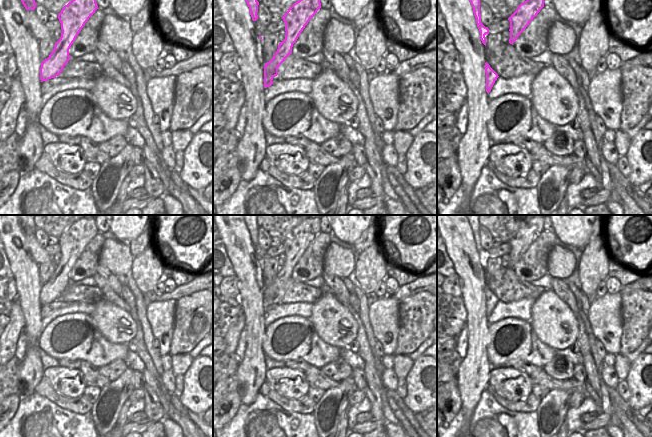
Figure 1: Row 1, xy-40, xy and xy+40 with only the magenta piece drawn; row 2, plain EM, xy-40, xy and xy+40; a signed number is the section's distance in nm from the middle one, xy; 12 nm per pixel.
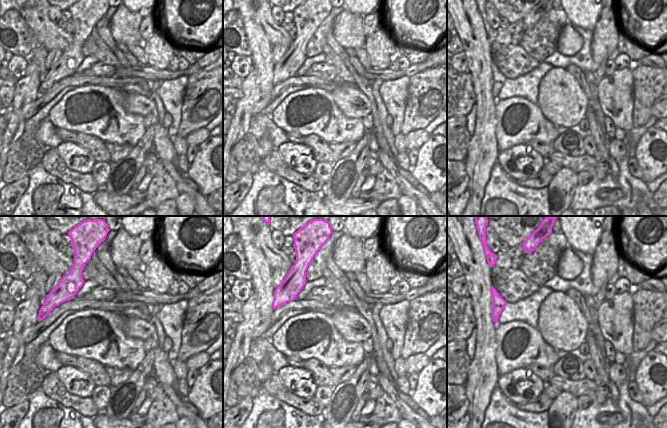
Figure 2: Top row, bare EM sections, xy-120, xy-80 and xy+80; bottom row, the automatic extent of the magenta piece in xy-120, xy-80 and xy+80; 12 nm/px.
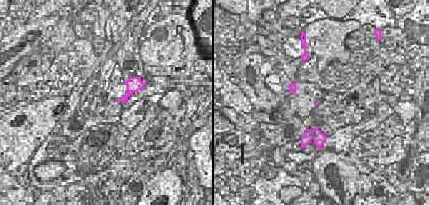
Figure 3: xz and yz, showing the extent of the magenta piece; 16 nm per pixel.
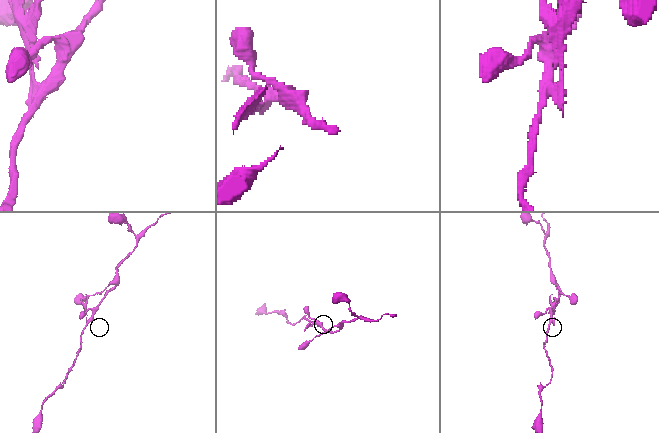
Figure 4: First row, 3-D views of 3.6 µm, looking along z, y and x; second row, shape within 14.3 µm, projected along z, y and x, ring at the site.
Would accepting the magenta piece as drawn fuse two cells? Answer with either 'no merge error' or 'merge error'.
merge error

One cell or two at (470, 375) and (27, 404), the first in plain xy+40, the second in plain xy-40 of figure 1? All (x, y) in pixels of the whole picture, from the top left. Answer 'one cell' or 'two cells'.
two cells

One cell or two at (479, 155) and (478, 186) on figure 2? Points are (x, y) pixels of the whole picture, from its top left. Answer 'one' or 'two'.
one

